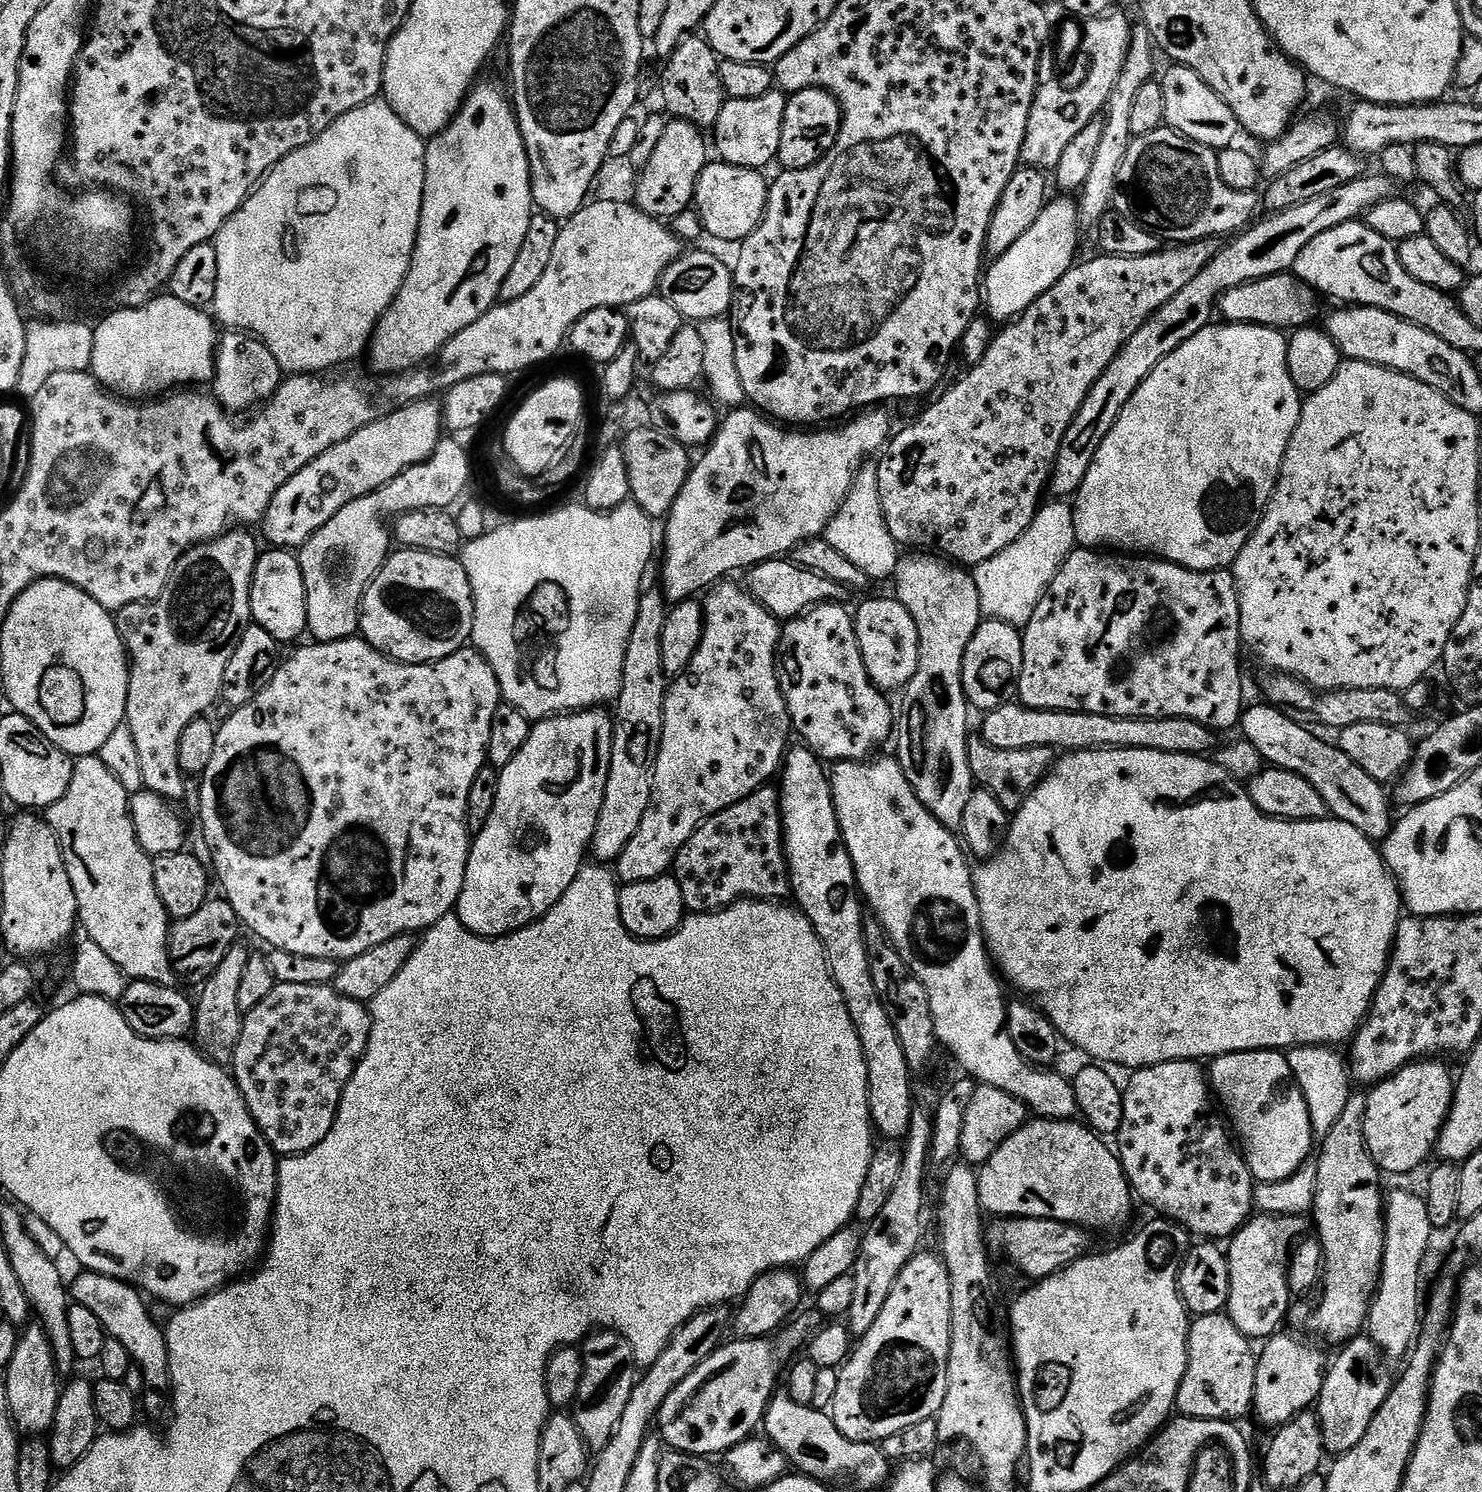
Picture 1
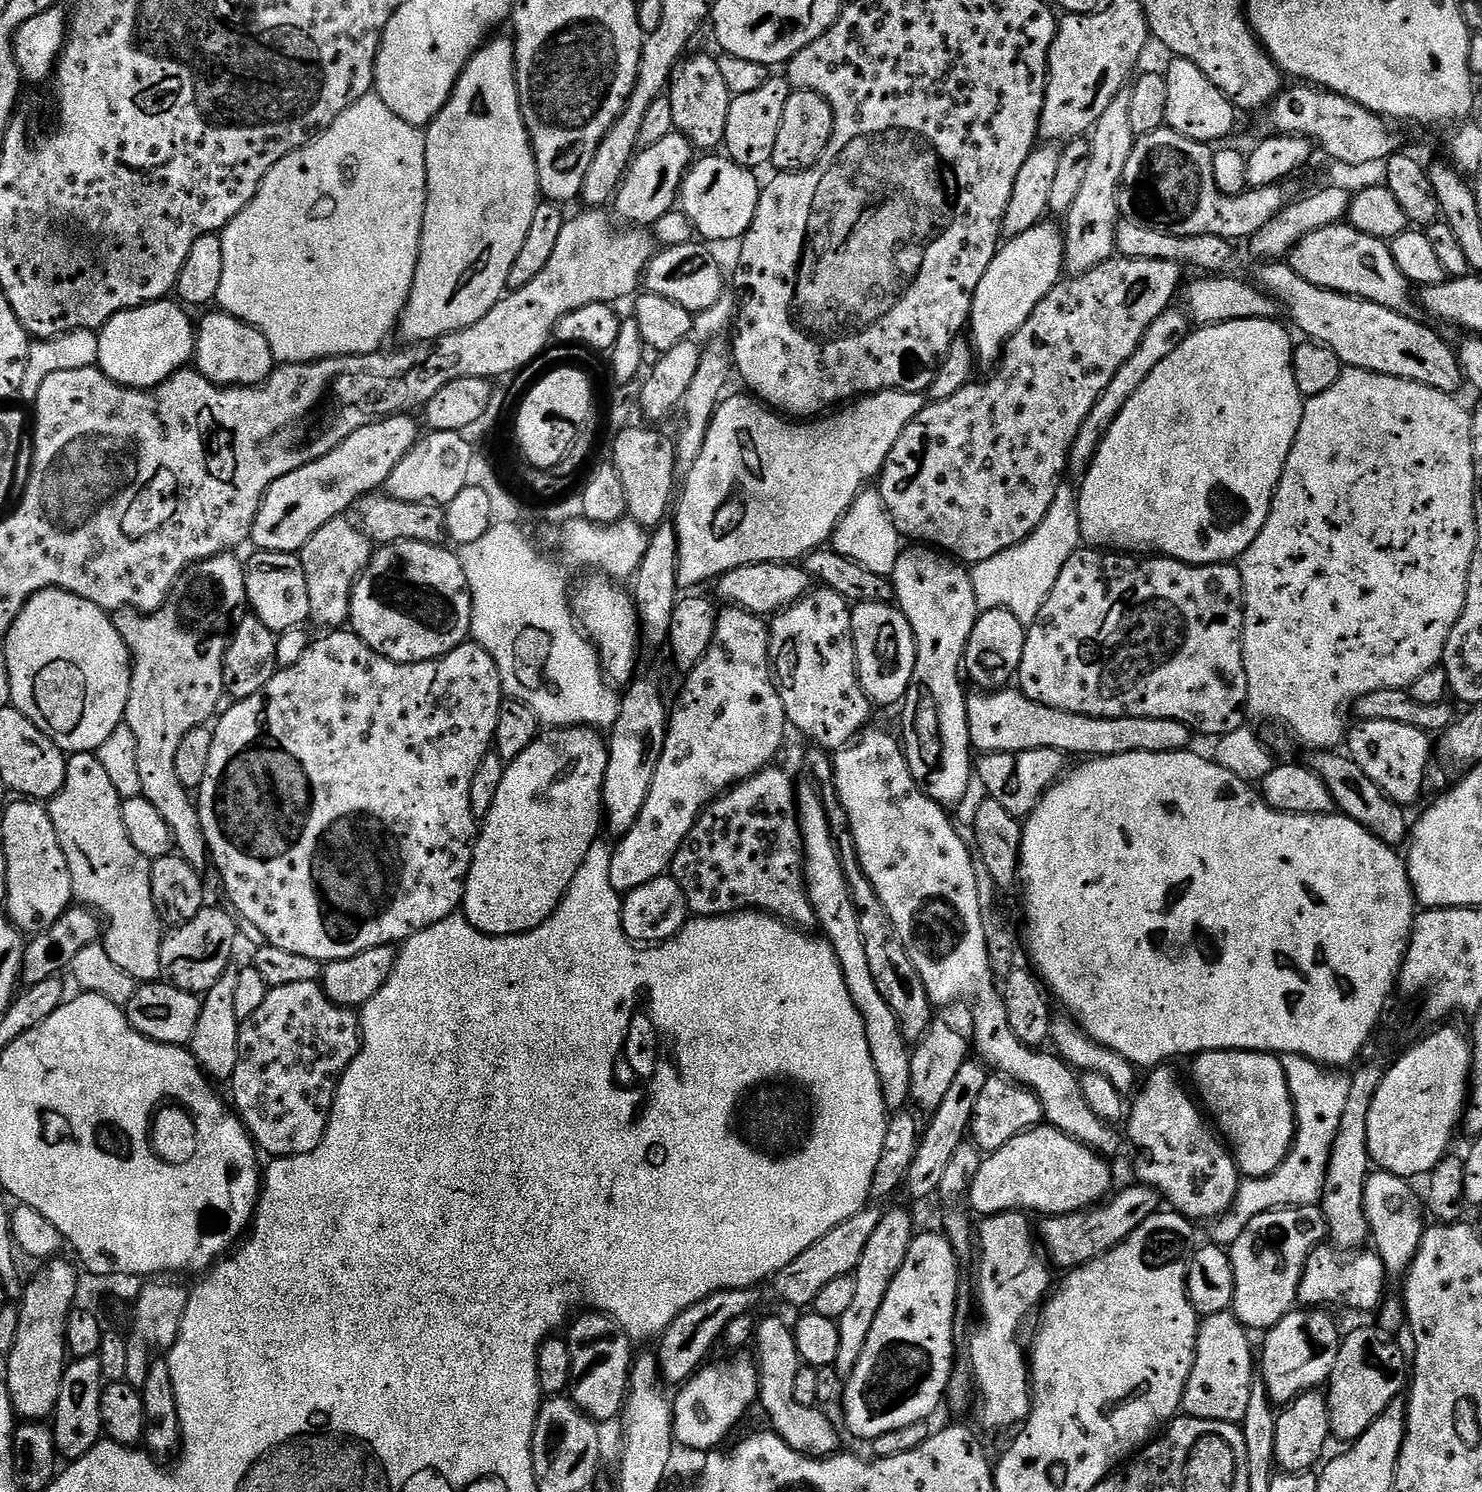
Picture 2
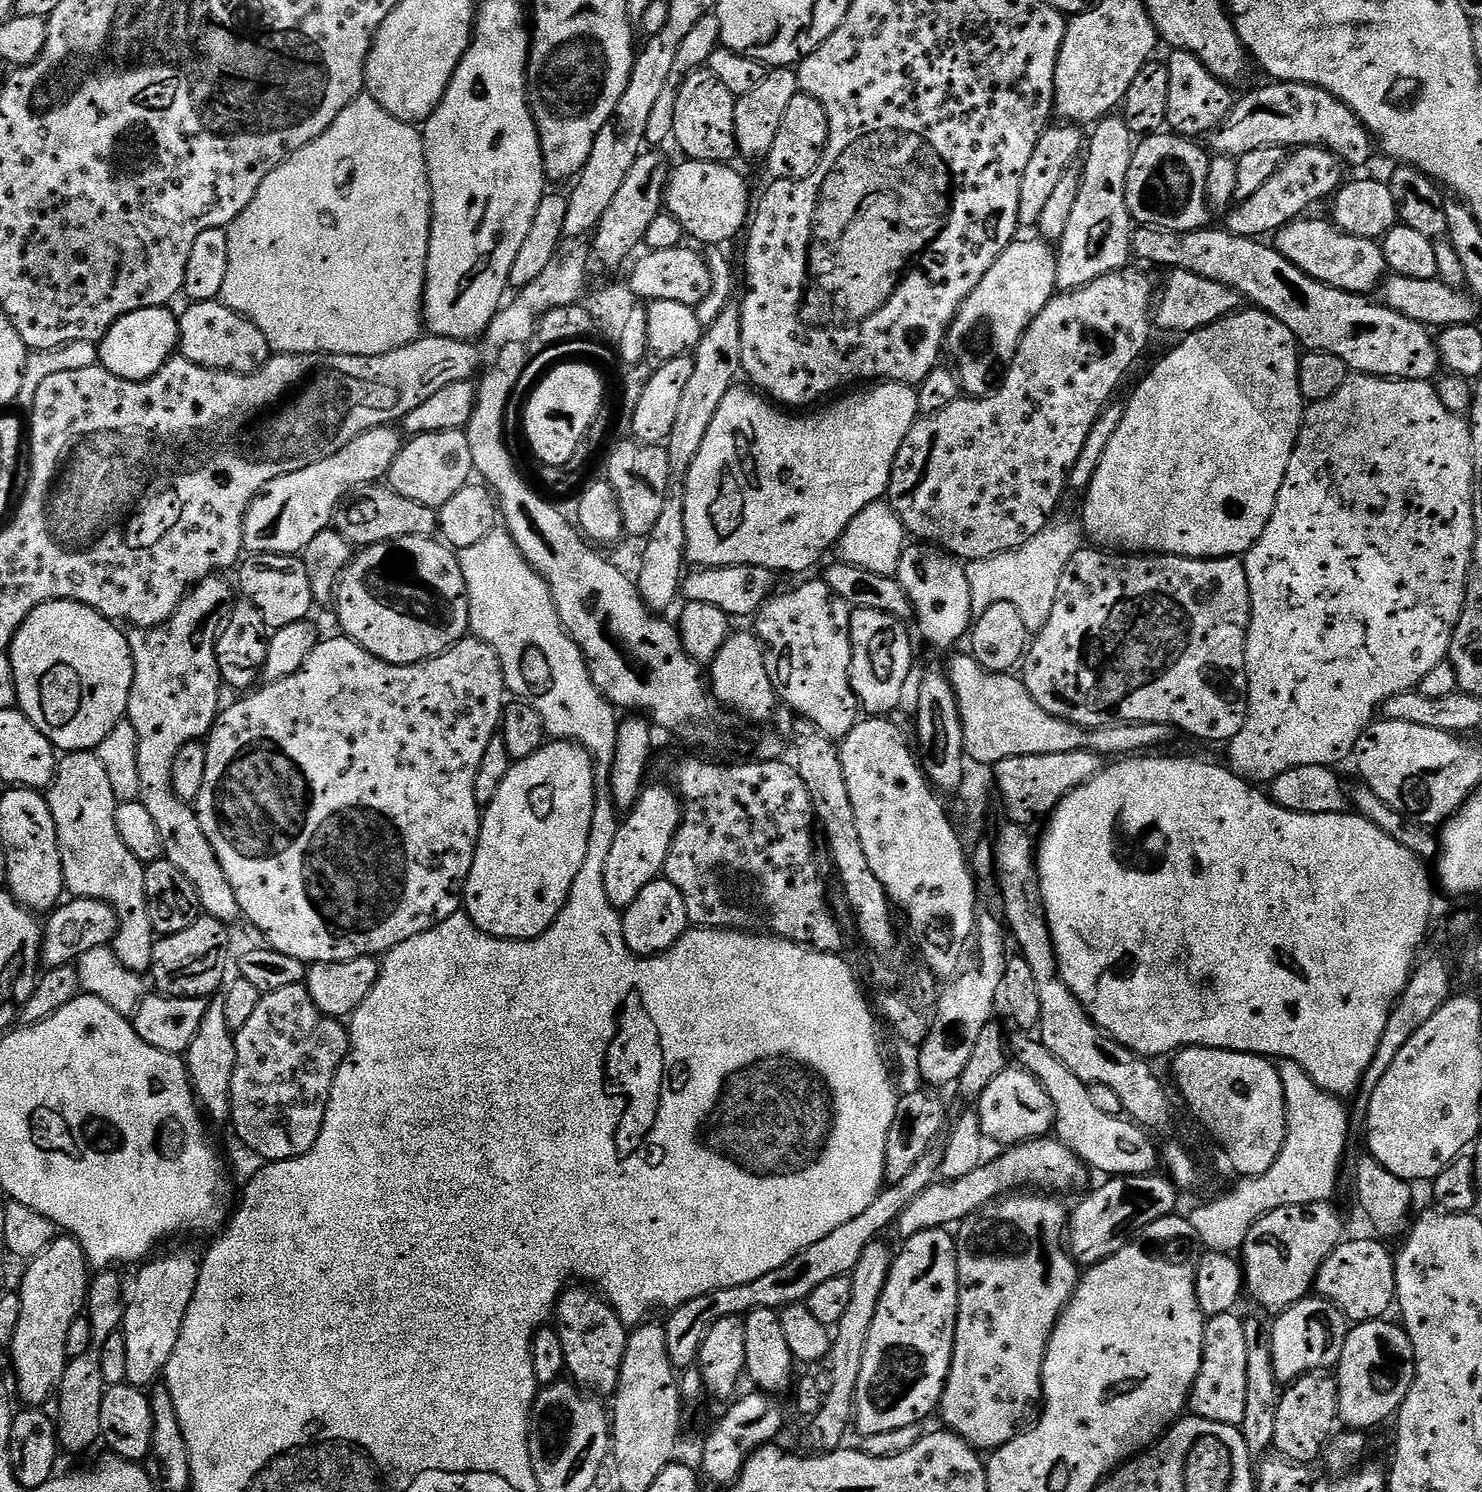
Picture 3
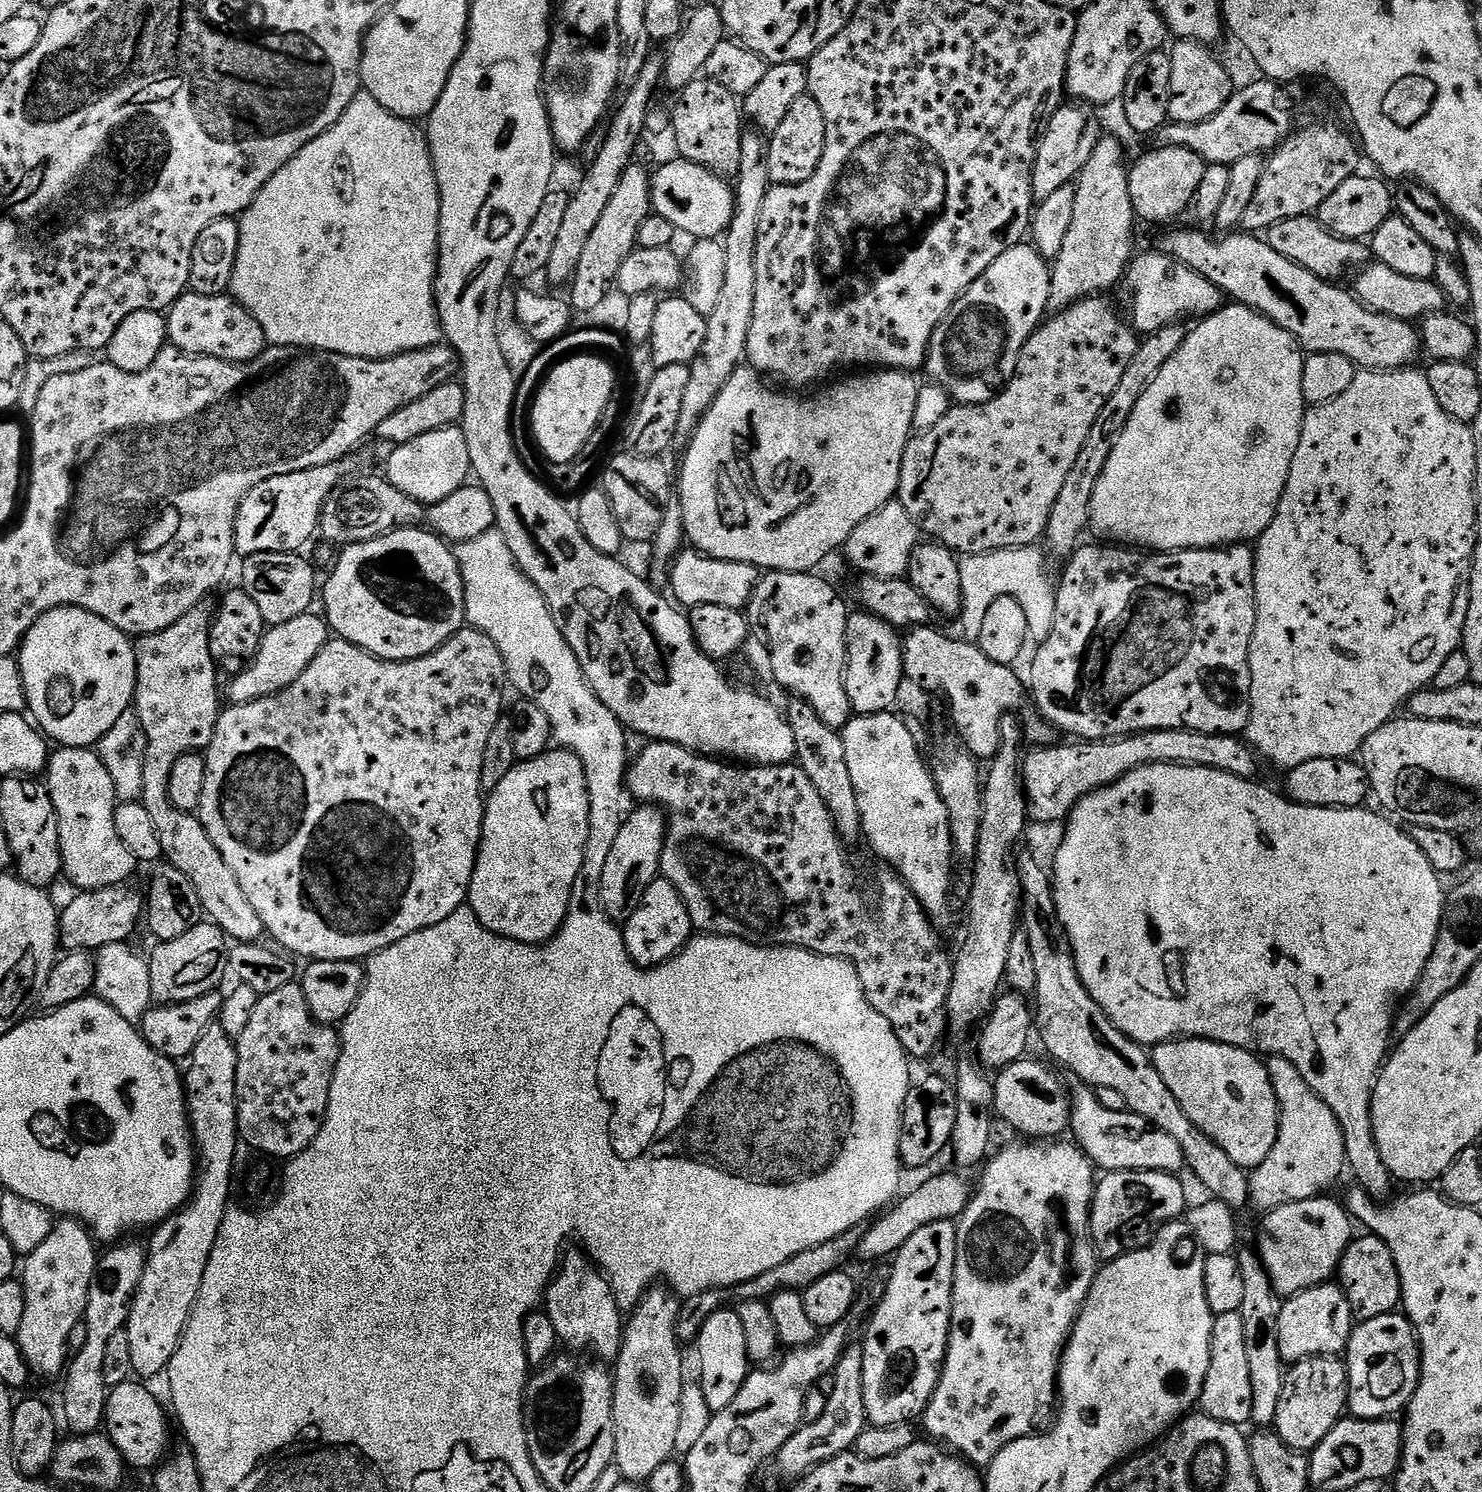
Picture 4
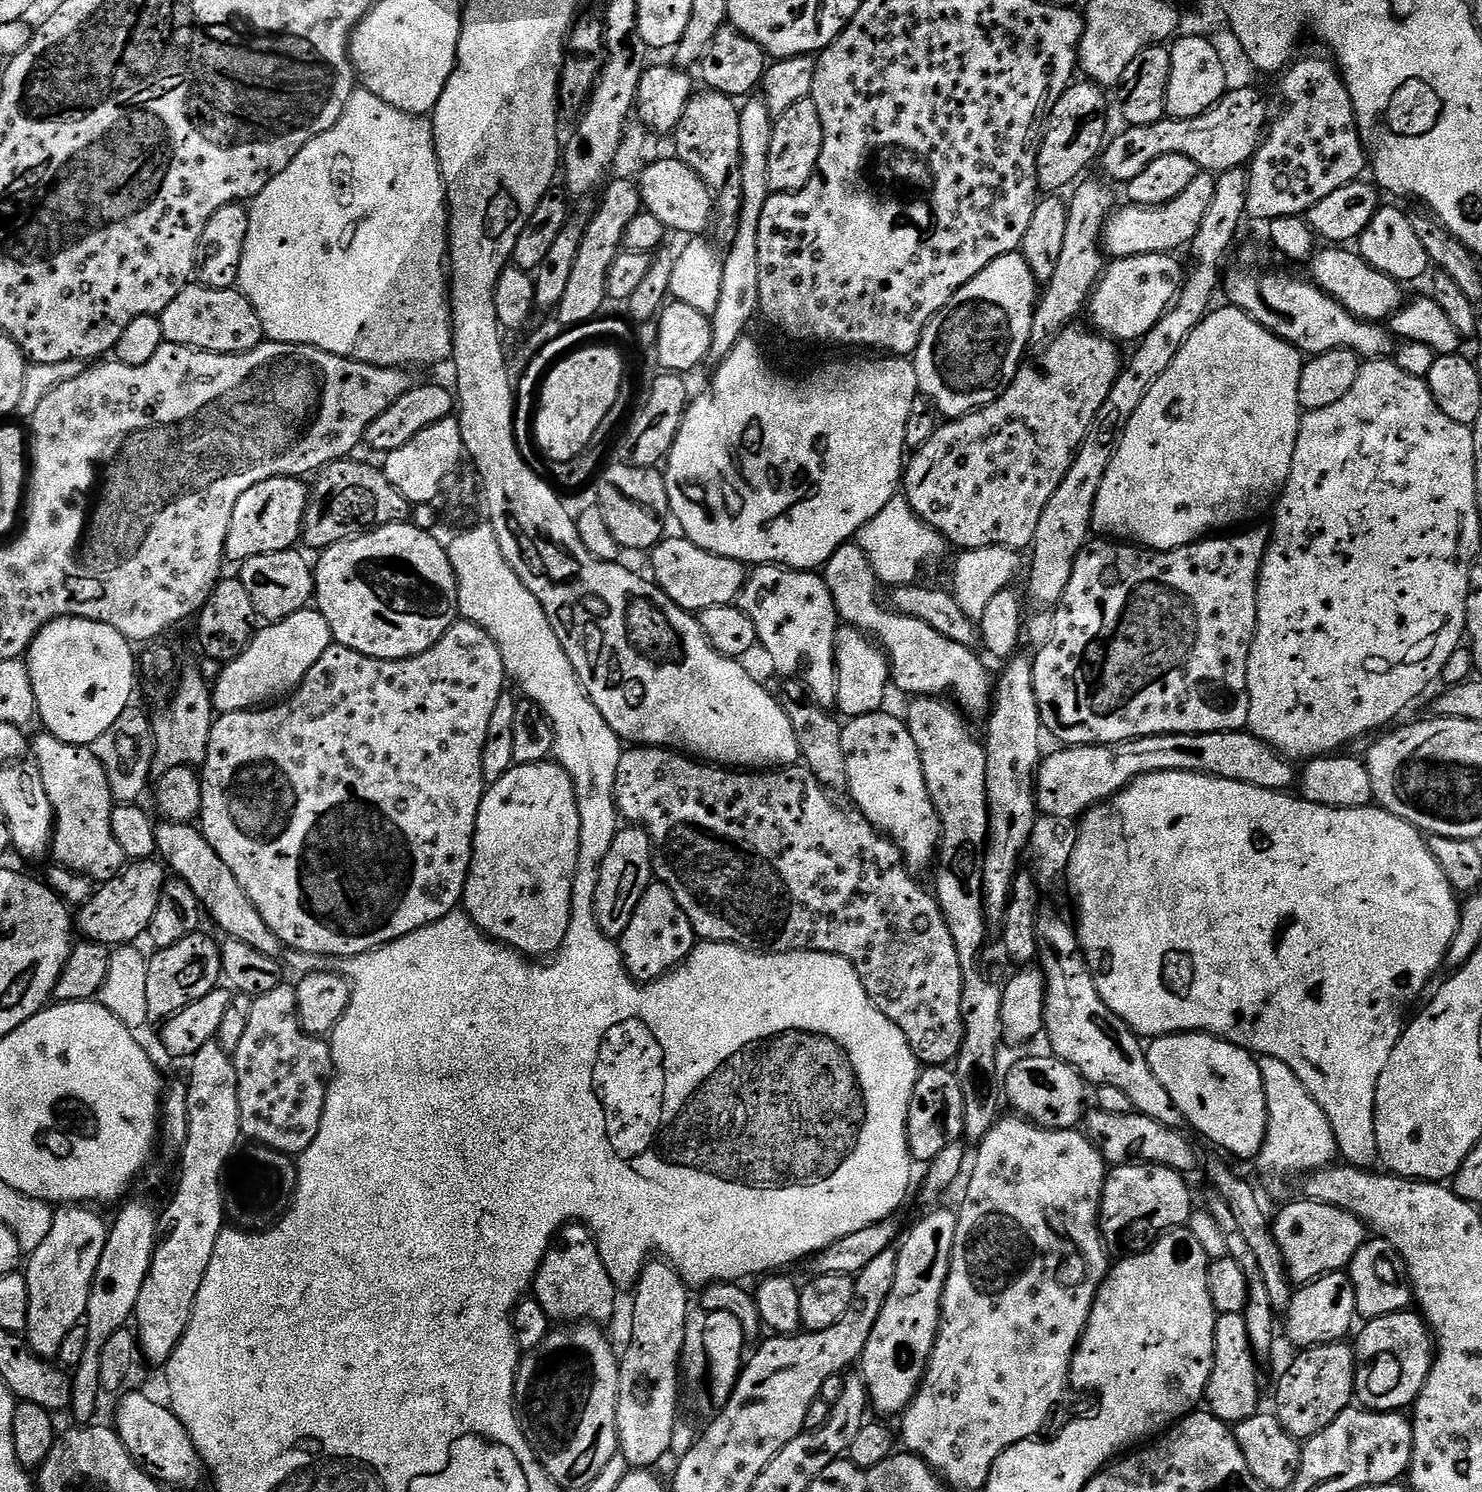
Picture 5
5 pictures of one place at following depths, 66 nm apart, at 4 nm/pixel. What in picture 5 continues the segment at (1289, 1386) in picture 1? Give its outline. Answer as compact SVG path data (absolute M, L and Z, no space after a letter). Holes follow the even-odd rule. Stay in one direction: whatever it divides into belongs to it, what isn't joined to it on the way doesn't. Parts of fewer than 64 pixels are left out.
M1347 1271L1331 1272L1329 1276L1319 1276L1311 1284L1297 1287L1292 1294L1292 1301L1286 1313L1288 1319L1288 1340L1297 1344L1297 1349L1313 1348L1319 1344L1334 1344L1345 1339L1344 1336L1352 1328L1352 1323L1357 1323L1356 1299L1354 1298L1354 1286Z

